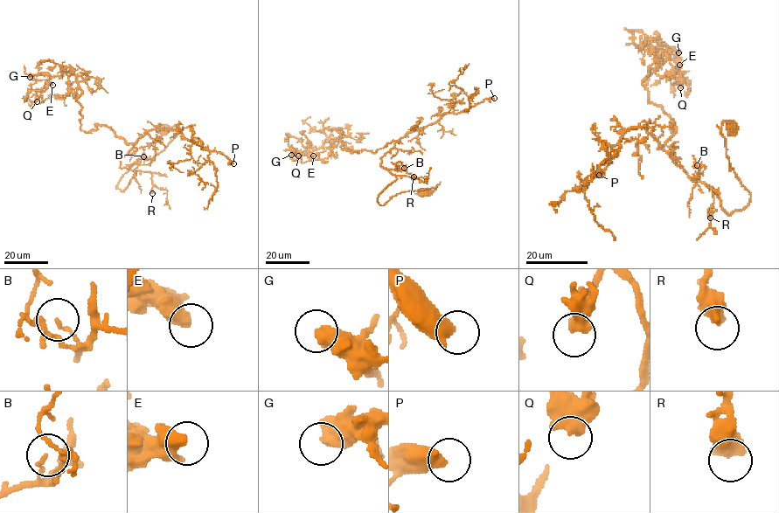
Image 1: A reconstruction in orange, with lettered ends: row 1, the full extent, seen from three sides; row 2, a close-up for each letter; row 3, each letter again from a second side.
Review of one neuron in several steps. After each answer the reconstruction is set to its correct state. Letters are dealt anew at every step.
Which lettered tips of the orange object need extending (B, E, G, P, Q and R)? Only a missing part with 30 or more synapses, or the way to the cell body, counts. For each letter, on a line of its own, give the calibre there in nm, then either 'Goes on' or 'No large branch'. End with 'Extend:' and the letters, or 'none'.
B: Thickness 120 nm. No large branch
E: Thickness 550 nm. No large branch
G: Thickness 600 nm. No large branch
P: Thickness 500 nm. Goes on
Q: Thickness 600 nm. No large branch
R: Thickness 550 nm. No large branch
Extend: P

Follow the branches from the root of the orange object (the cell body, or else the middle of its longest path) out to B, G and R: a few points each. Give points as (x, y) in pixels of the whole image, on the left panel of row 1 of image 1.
B: (162, 128), (175, 126), (177, 135), (130, 168), (116, 185), (121, 190), (135, 173), (127, 166), (143, 156)
G: (162, 128), (177, 135), (121, 190), (135, 144), (81, 128), (74, 75), (30, 77)
R: (162, 128), (175, 126), (177, 135), (116, 185), (123, 190), (135, 170), (149, 171), (152, 193)

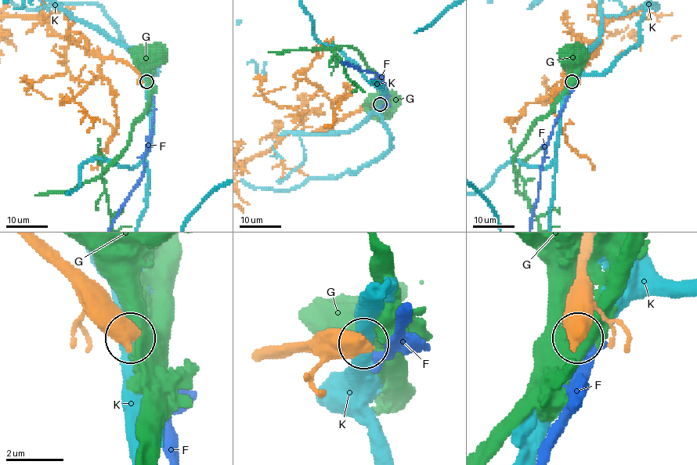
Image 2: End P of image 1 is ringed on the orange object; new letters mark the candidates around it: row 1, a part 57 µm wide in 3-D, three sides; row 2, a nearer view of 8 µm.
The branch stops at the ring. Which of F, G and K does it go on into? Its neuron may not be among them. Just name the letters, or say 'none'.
none

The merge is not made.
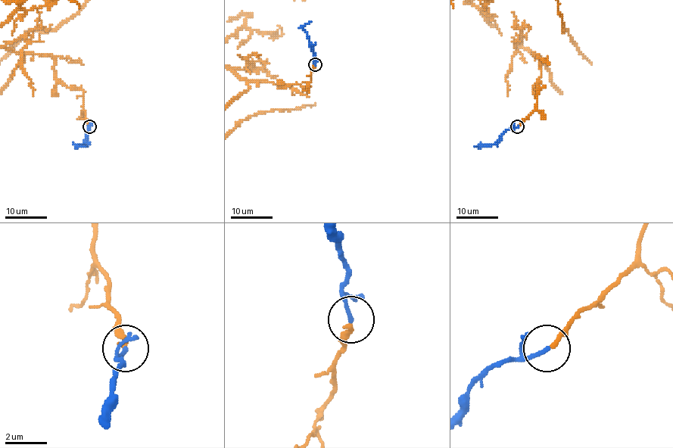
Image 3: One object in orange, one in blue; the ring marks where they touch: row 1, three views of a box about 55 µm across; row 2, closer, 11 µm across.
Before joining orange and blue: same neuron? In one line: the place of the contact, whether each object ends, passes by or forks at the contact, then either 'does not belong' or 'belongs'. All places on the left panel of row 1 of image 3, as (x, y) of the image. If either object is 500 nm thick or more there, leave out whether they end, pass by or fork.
at (89, 126); orange ends there; blue ends there; belongs

